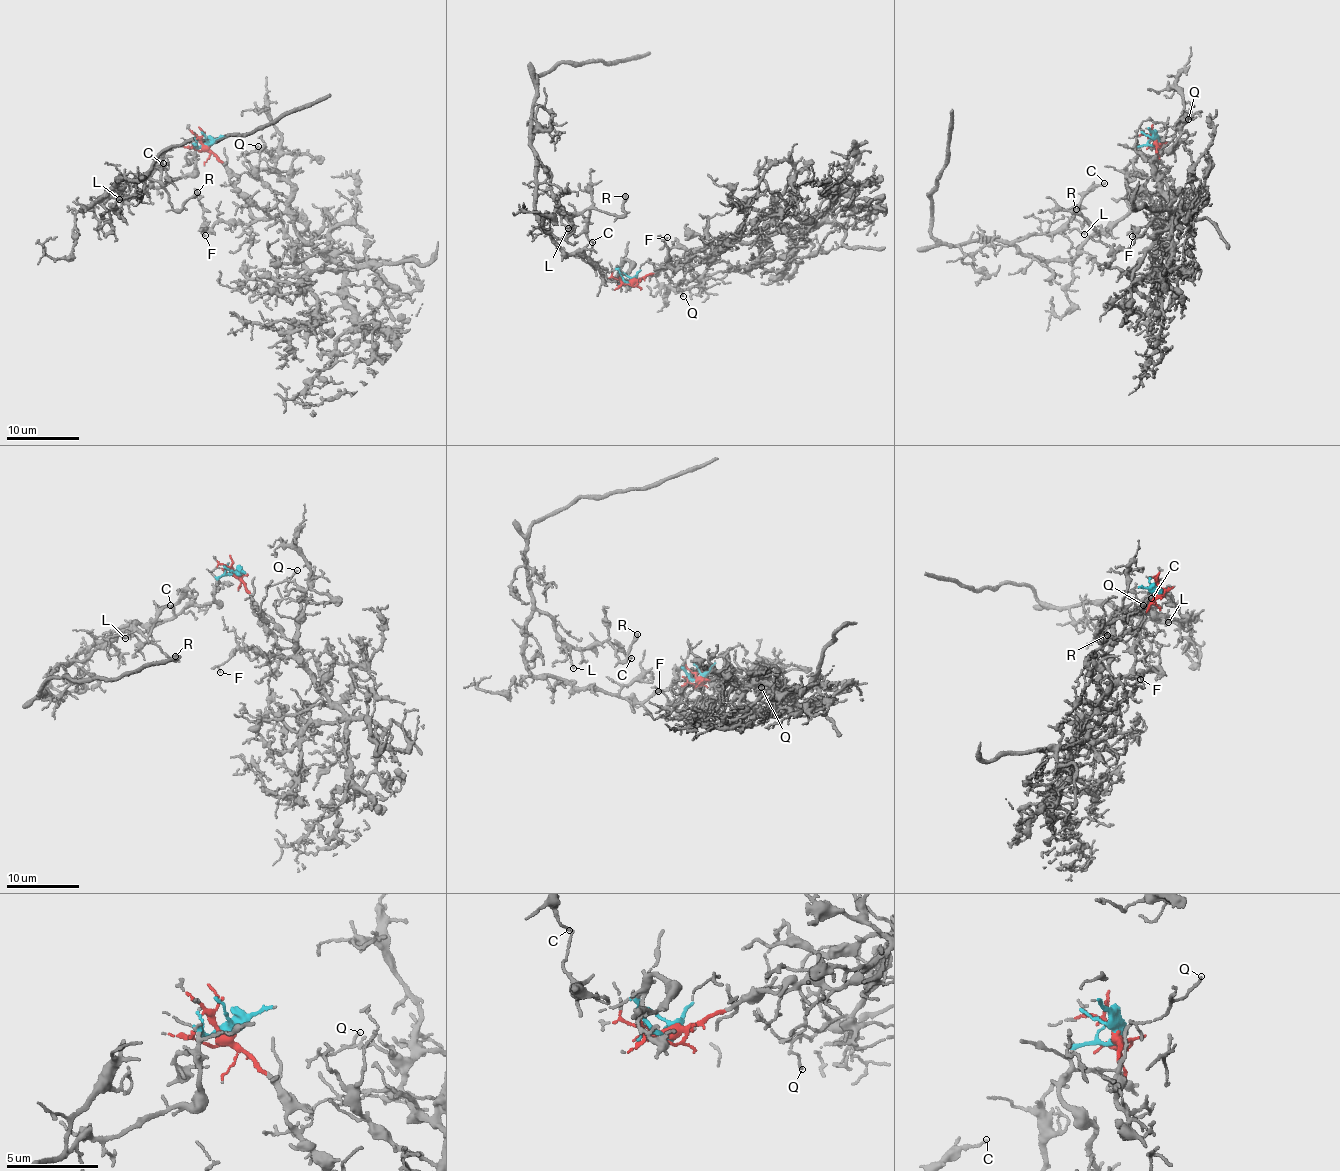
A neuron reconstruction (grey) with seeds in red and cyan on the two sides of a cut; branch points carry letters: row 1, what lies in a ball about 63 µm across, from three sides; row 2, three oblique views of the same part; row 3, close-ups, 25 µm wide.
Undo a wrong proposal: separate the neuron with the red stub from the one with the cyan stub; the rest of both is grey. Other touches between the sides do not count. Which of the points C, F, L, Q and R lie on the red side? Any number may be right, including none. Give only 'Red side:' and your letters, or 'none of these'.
Red side: F, Q

